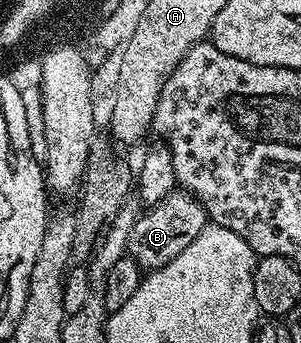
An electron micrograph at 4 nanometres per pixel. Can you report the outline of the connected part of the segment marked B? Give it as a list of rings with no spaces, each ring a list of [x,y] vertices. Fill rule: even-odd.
[[[177,191],[168,193],[164,201],[141,212],[134,223],[134,231],[128,236],[127,256],[135,259],[141,270],[151,271],[166,267],[174,255],[182,255],[198,235],[202,235],[205,225],[209,224],[208,212],[200,206],[191,193]]]

